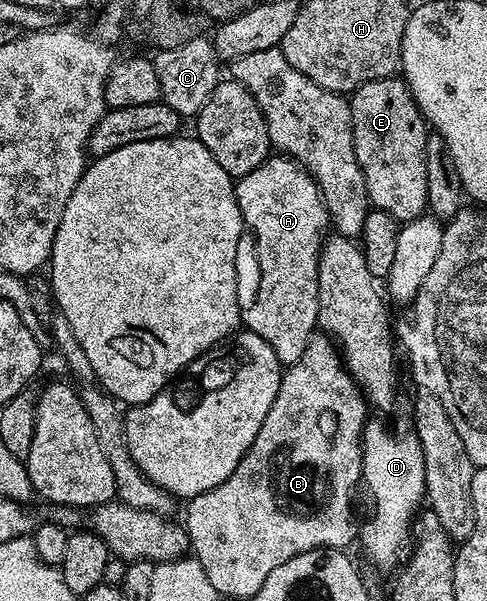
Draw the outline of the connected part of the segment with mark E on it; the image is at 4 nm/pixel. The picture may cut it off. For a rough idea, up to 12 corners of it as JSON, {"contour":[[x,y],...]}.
{"contour":[[403,77],[350,95],[369,203],[428,210],[429,127]]}

